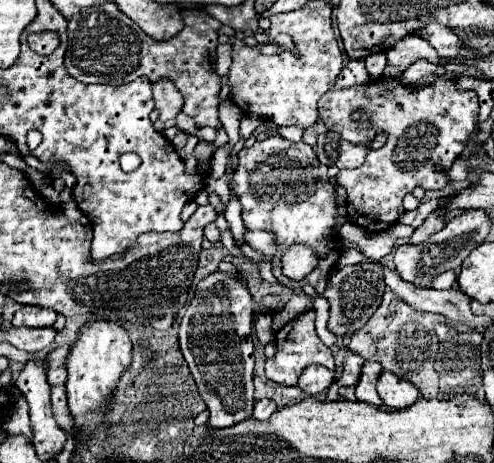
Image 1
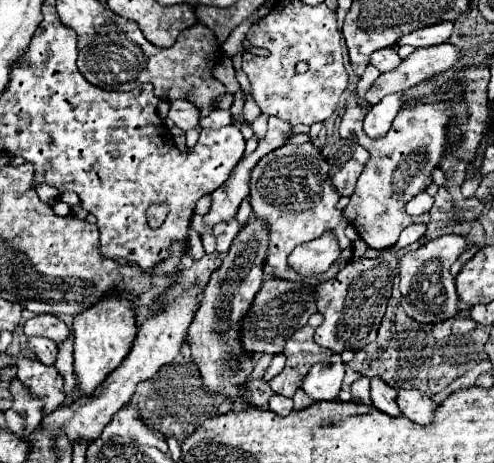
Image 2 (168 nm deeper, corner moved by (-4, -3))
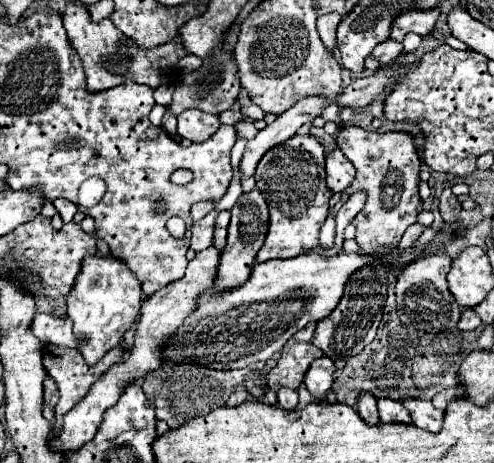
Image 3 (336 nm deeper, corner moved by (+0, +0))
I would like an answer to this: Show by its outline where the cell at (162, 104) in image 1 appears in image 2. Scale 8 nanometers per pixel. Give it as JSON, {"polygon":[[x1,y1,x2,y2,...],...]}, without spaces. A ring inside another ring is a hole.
{"polygon":[[179,99,179,101,171,101,171,109,169,109,169,117,175,121,175,125,183,131,189,131,189,129,195,129,199,125,199,109,191,103,191,101,185,101,185,99]]}

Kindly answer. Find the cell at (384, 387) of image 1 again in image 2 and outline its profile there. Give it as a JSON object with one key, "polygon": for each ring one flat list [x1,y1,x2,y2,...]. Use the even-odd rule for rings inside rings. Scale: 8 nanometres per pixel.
{"polygon":[[415,389,399,391,397,403,399,403,401,413,417,425,429,425,433,421,433,413,437,409,435,401,431,401,427,395,423,395,421,391,415,391]]}

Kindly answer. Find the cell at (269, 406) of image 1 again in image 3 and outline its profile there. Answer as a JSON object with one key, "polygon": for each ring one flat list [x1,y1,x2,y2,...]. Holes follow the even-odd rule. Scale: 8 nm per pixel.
{"polygon":[[281,388,277,392,277,404,285,410,293,410,297,406,297,392,289,390,289,388]]}

